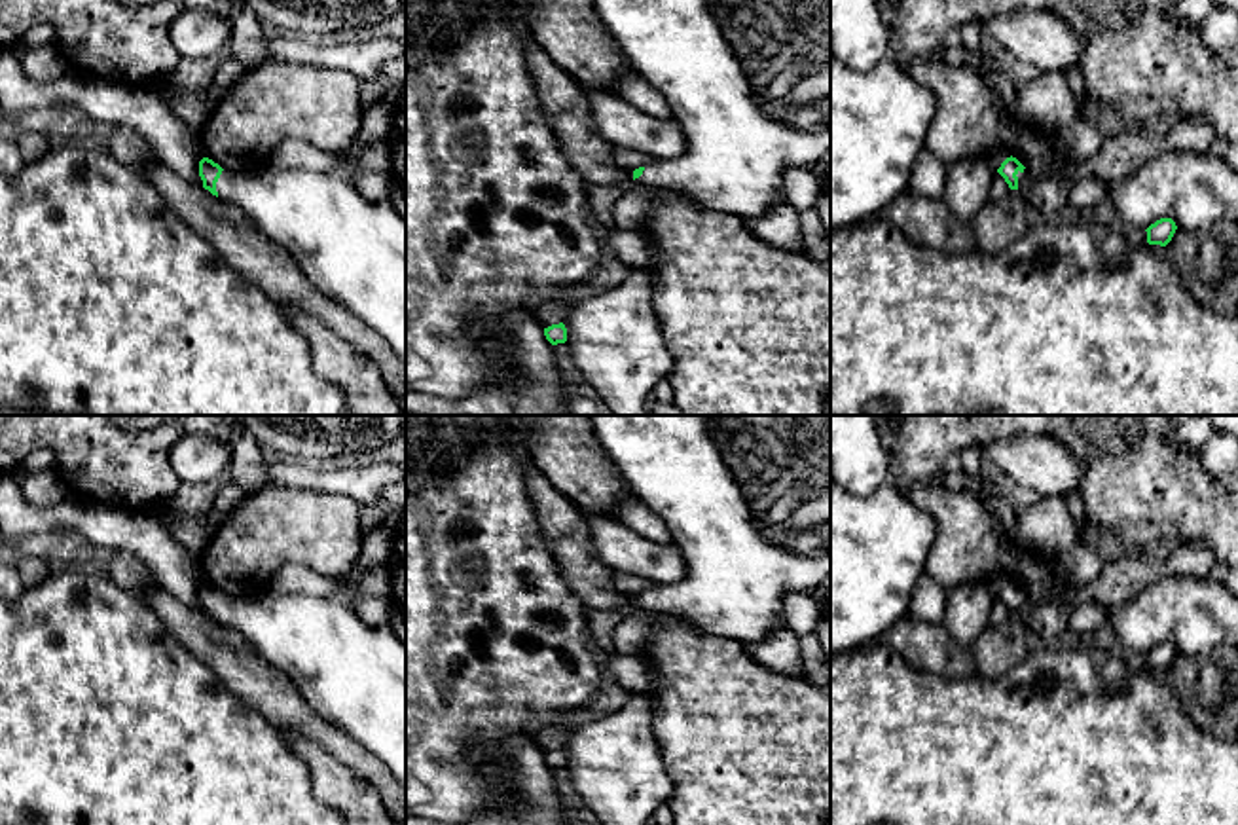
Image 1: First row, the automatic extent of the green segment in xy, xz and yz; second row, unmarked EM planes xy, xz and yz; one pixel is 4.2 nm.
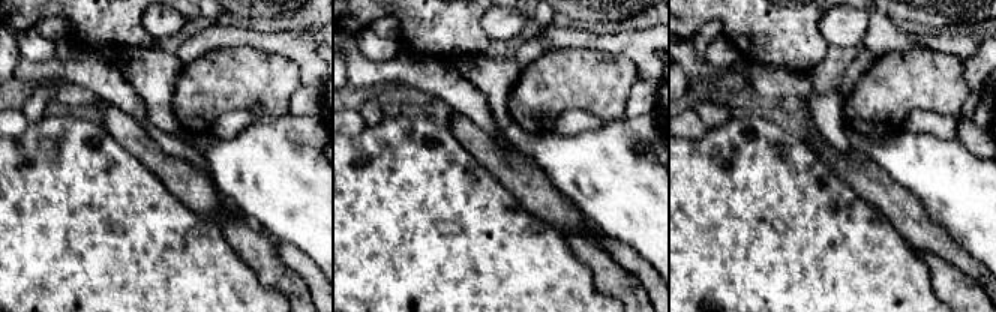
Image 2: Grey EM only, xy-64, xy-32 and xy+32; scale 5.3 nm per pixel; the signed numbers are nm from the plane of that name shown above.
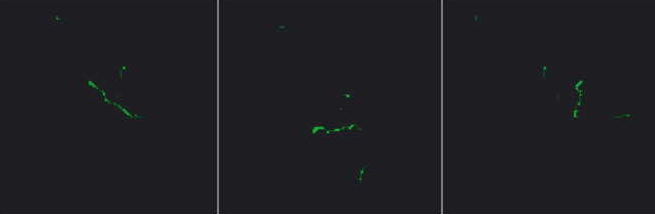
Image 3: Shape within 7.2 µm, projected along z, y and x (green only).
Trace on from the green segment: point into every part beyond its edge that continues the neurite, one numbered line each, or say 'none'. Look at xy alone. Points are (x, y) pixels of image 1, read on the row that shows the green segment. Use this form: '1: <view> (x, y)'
1: xy (351, 249)

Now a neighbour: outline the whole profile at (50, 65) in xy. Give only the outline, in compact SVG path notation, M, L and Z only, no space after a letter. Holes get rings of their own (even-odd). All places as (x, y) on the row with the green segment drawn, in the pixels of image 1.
M15 44L11 53L17 57L21 70L38 83L47 83L63 78L70 64L57 46L28 47Z

